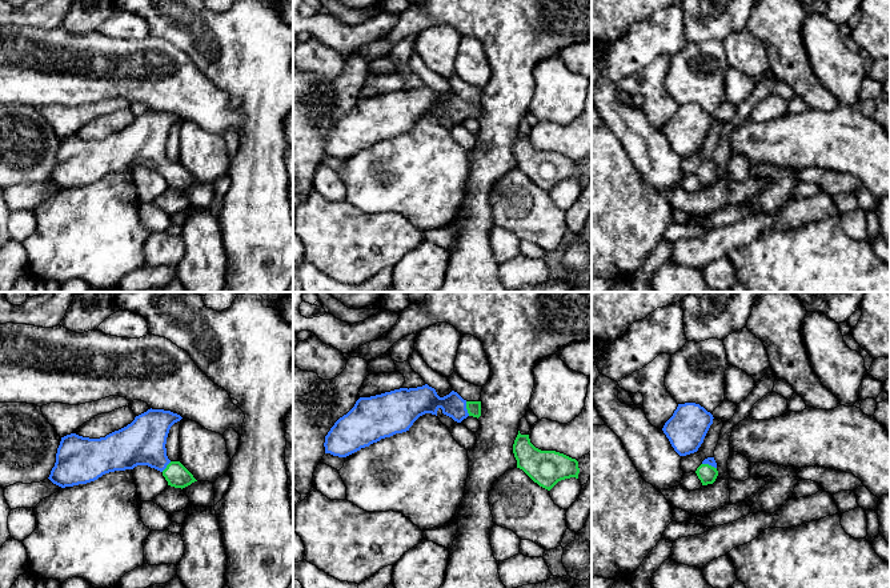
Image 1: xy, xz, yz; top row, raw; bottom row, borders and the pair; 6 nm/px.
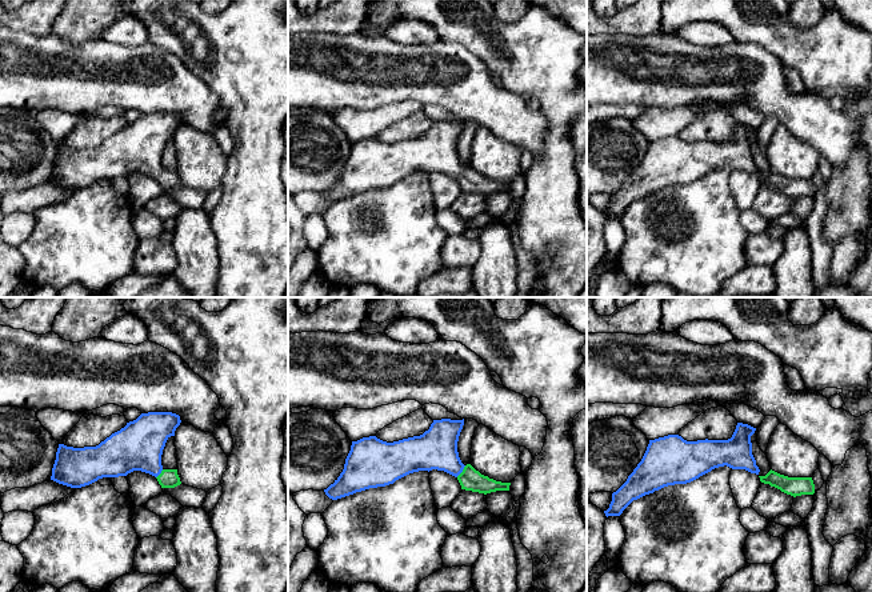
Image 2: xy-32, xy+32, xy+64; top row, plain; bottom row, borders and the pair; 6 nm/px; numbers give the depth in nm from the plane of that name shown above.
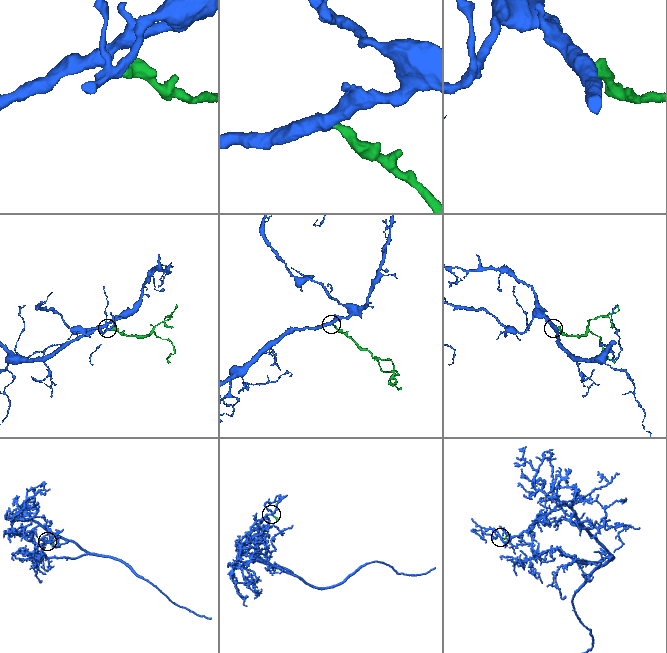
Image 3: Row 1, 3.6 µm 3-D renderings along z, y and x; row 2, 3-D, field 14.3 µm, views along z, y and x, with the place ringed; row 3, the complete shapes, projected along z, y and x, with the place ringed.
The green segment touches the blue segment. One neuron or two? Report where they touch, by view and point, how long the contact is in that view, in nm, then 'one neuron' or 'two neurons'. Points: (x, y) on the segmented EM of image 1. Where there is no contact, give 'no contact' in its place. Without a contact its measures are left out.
xz (466, 408) | 90 nm | one neuron

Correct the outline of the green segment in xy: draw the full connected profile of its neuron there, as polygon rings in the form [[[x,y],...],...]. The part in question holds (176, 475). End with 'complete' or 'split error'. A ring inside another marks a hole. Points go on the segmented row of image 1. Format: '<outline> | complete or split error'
[[[151,408],[105,437],[67,435],[61,437],[48,479],[65,488],[95,481],[109,472],[148,465],[160,471],[168,485],[183,489],[197,480],[180,461],[171,461],[165,448],[171,427],[181,419],[171,411]]] | split error

